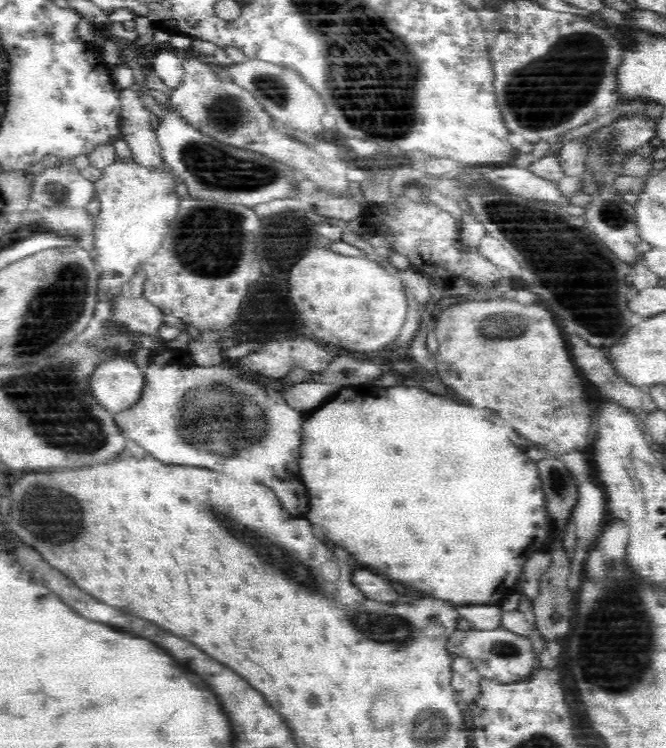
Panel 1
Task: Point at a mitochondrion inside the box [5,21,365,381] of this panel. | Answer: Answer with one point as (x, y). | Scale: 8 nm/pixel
(53, 311)

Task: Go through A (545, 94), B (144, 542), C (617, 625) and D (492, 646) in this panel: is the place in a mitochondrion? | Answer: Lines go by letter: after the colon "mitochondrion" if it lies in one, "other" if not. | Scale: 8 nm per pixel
A: mitochondrion
B: other
C: mitochondrion
D: mitochondrion

